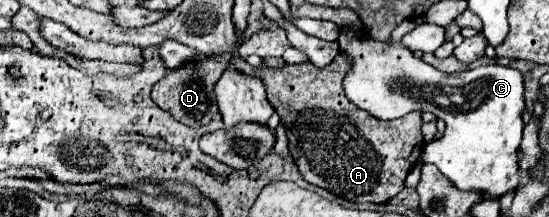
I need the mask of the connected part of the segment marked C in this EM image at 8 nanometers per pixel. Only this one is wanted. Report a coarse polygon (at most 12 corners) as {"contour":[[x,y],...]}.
{"contour":[[350,29],[344,91],[384,121],[444,119],[423,146],[482,199],[518,187],[524,73],[442,73],[400,45]]}

